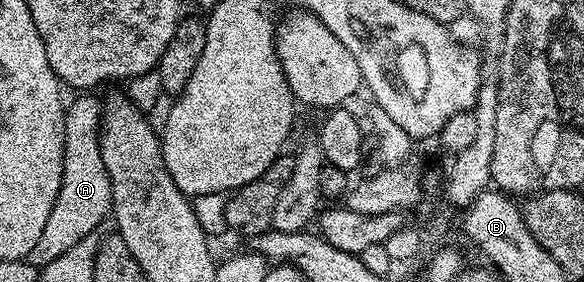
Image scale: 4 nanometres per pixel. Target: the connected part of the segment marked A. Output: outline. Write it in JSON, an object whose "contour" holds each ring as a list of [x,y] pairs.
{"contour":[[[76,95],[77,98],[69,100],[65,107],[63,180],[39,243],[29,253],[28,261],[36,266],[44,266],[75,246],[87,234],[98,229],[112,211],[110,177],[107,176],[100,148],[103,104],[99,98],[97,100],[93,96],[95,95]]]}

